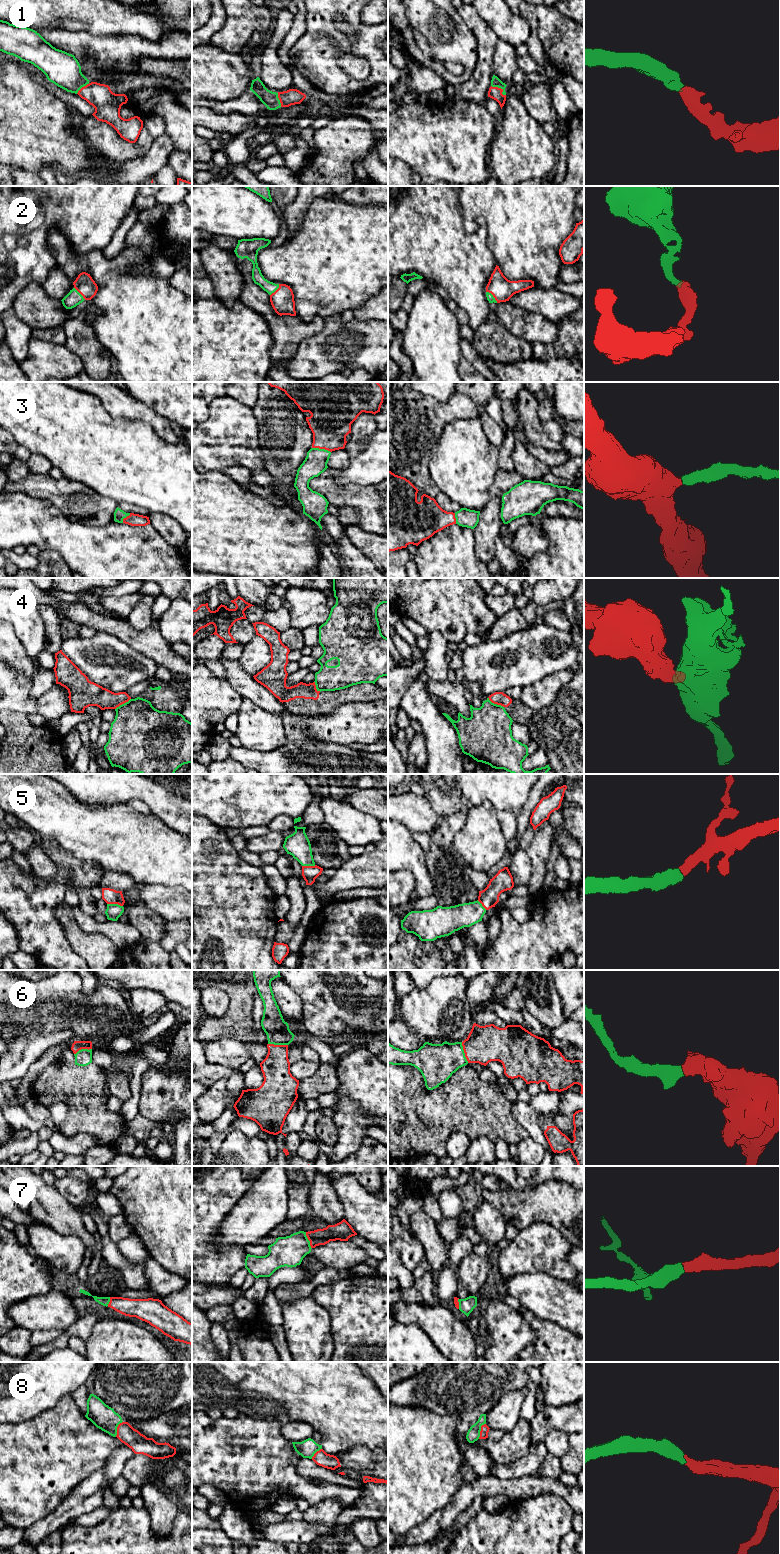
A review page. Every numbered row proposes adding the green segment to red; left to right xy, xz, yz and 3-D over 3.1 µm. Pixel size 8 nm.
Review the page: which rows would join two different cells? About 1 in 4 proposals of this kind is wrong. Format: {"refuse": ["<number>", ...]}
{"refuse": ["4"]}

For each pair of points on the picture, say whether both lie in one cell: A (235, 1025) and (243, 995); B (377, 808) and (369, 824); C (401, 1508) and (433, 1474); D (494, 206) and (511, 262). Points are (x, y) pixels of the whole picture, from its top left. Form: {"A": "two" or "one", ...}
{"A": "one", "B": "two", "C": "one", "D": "one"}

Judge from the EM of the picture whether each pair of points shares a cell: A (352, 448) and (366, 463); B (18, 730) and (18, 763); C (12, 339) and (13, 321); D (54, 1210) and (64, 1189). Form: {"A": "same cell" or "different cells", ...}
{"A": "different cells", "B": "same cell", "C": "same cell", "D": "different cells"}

